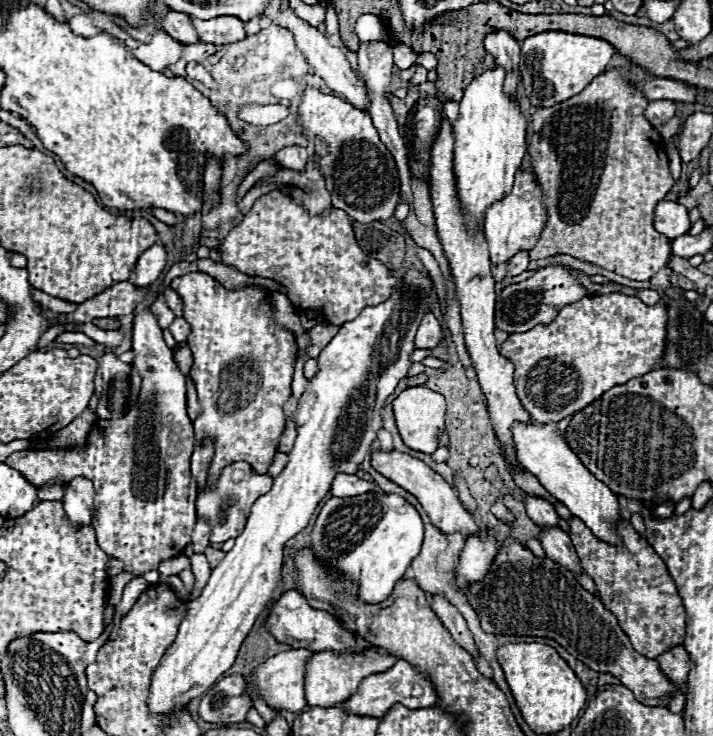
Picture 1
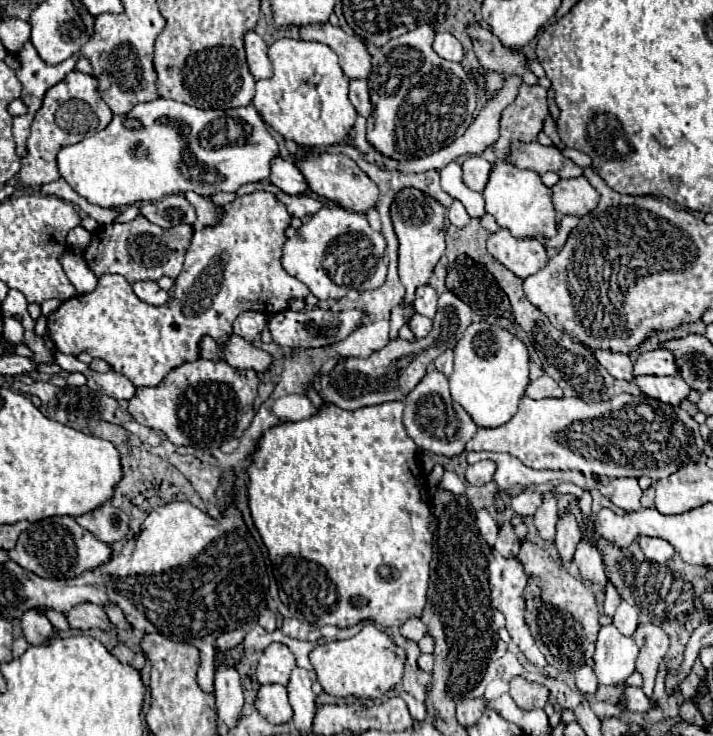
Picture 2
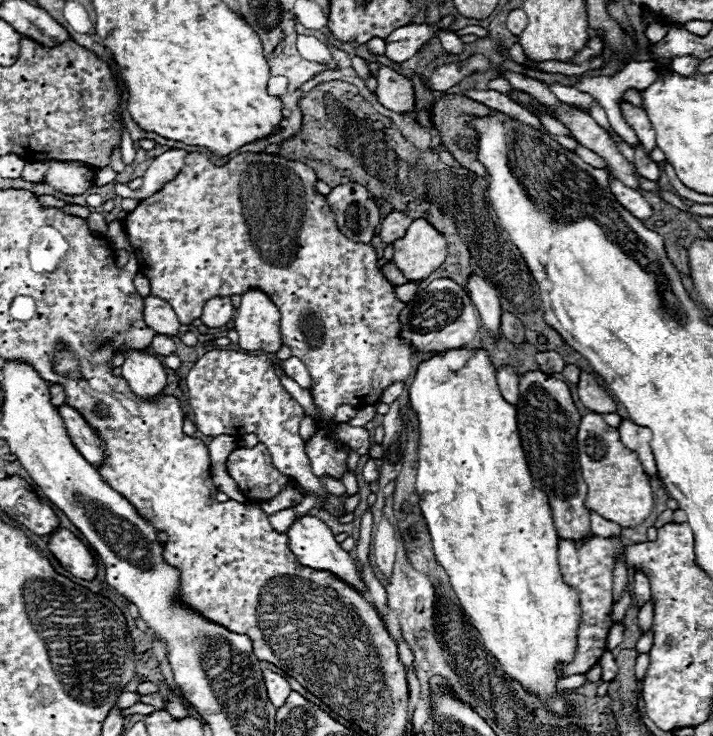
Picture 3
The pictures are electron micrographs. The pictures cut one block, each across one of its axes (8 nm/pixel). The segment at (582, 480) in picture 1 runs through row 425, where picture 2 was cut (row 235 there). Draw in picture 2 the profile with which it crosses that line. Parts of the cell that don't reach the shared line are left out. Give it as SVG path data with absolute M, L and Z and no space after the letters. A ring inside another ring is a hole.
M494 162L490 178L482 192L486 200L486 212L492 214L500 228L506 228L516 238L552 238L556 236L556 210L550 200L550 188L540 182L540 176L532 170L520 170L510 162Z

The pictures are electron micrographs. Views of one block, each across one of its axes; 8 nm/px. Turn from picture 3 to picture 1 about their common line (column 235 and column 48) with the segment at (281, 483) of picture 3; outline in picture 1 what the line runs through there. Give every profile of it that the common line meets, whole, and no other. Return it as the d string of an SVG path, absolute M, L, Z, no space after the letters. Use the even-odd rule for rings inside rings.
M140 310L132 324L132 350L136 352L134 366L142 376L142 390L136 404L120 420L96 420L92 424L88 444L74 450L24 450L14 452L6 458L10 468L22 472L26 480L34 486L44 486L50 480L70 482L76 476L86 476L94 482L96 500L94 500L94 520L98 546L112 558L124 562L126 572L144 574L152 570L162 560L174 558L184 552L190 542L196 514L190 510L190 498L196 492L196 482L190 474L190 456L194 450L194 428L192 420L186 416L186 376L178 370L172 350L162 338L162 328L158 326L152 310Z

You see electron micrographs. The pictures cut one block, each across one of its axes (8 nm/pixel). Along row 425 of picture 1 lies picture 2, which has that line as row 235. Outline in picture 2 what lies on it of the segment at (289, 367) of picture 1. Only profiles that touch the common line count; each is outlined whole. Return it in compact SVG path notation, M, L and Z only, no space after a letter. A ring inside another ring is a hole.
M258 190L236 198L234 202L222 206L222 218L218 218L218 224L206 226L202 232L194 232L186 252L184 270L176 278L172 300L168 300L164 306L150 306L132 292L126 278L118 274L104 274L94 292L62 302L60 308L48 316L50 340L58 350L64 350L64 354L78 356L80 352L88 352L92 358L108 362L114 372L130 378L136 386L156 386L172 368L200 356L198 344L202 336L208 334L218 344L226 342L226 338L232 334L232 322L240 312L258 310L264 314L276 314L288 308L286 302L290 298L304 300L310 294L306 284L286 274L280 262L282 246L286 242L284 230L290 226L290 220L292 216L288 214L284 202L280 202L272 192Z

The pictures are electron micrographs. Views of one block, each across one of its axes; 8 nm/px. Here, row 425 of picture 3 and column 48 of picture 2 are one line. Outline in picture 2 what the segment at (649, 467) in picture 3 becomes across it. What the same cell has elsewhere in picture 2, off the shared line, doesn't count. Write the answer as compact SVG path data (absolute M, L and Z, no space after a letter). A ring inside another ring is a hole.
M26 610L20 618L22 632L30 644L42 644L46 638L54 636L54 626L48 622L48 618L36 610Z

